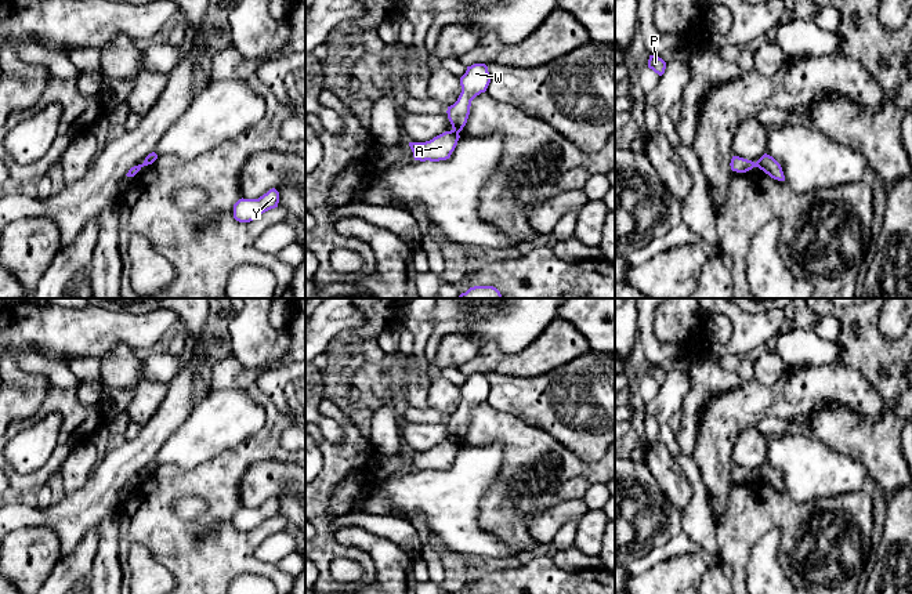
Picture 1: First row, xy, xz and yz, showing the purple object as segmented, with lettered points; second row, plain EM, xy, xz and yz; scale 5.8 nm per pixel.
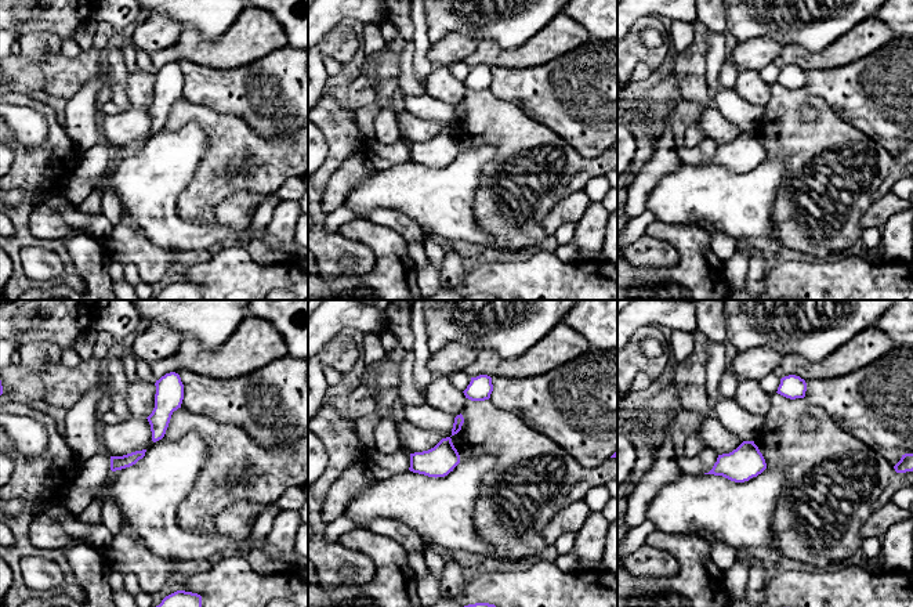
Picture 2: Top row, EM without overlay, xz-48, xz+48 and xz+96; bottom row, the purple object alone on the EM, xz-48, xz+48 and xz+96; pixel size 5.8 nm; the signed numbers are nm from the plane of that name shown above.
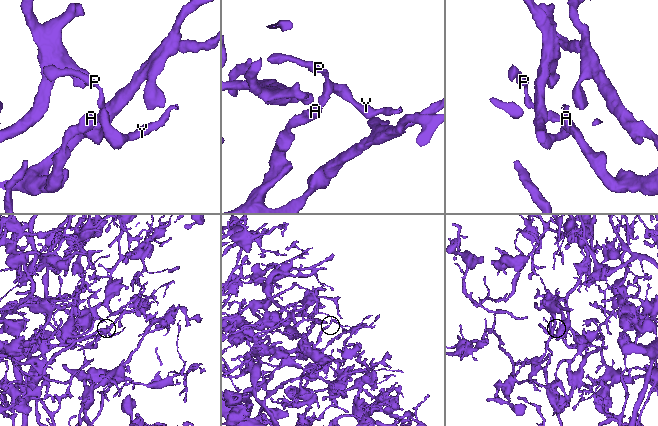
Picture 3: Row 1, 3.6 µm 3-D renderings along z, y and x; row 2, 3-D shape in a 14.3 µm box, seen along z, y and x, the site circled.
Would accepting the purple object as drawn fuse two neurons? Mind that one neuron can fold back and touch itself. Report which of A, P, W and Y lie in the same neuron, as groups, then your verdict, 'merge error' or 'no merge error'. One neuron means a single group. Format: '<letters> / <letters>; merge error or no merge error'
A / P W Y; merge error

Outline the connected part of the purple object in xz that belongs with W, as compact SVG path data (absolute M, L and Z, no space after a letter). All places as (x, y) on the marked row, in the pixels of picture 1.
M485 64L467 66L466 73L460 77L462 93L457 101L448 106L448 119L453 131L457 134L463 130L470 115L471 101L485 93L491 83L491 75Z

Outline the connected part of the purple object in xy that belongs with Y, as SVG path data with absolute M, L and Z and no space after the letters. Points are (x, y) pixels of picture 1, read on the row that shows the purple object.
M272 188L258 199L239 199L234 204L234 218L239 222L250 222L263 213L278 207L279 192Z

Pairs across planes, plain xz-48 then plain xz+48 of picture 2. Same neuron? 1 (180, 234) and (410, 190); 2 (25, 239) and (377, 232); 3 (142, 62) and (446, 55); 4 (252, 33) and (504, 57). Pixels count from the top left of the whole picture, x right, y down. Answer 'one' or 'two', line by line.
1: one
2: two
3: two
4: one

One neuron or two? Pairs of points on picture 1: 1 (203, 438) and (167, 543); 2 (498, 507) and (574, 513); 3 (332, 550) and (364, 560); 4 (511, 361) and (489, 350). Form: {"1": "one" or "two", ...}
{"1": "two", "2": "two", "3": "one", "4": "one"}

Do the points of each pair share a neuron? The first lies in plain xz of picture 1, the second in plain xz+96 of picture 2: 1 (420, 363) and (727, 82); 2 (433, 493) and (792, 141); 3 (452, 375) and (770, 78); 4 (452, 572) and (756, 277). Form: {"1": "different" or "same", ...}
{"1": "same", "2": "different", "3": "same", "4": "same"}

